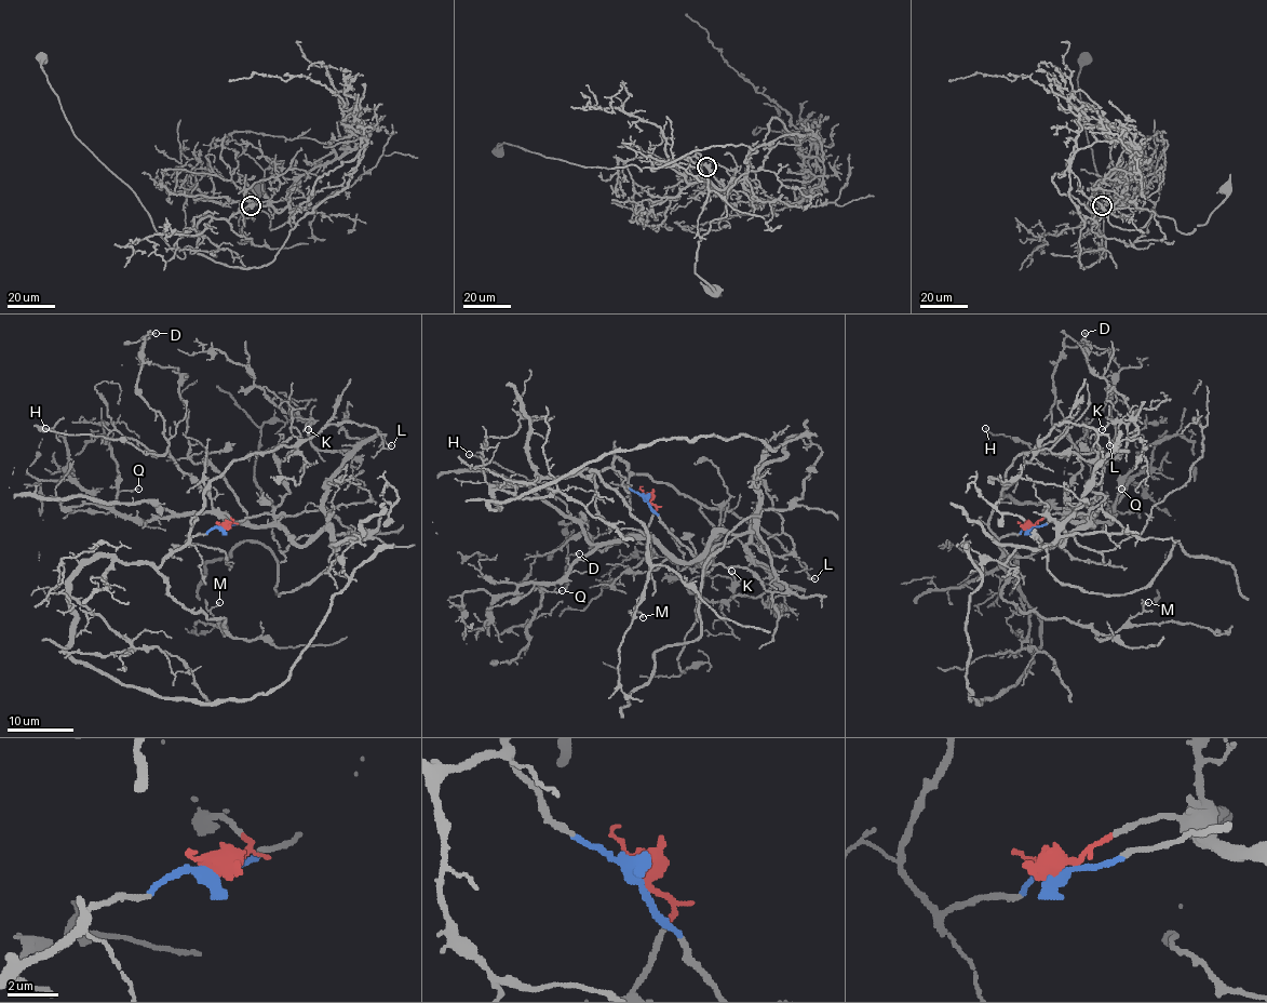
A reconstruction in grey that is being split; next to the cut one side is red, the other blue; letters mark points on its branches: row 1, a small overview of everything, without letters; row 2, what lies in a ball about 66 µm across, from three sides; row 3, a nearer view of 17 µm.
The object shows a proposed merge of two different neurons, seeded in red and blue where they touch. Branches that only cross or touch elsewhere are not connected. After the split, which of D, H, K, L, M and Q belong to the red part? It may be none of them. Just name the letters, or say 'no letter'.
D, H, K, Q

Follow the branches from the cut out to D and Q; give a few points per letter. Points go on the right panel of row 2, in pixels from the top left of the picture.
D: (1029, 527), (1066, 509), (1066, 487), (1080, 469), (1077, 447), (1051, 416), (1060, 353), (1089, 344), (1084, 332)
Q: (1029, 527), (1054, 515), (1091, 516), (1097, 521), (1107, 521), (1113, 518), (1122, 490)

